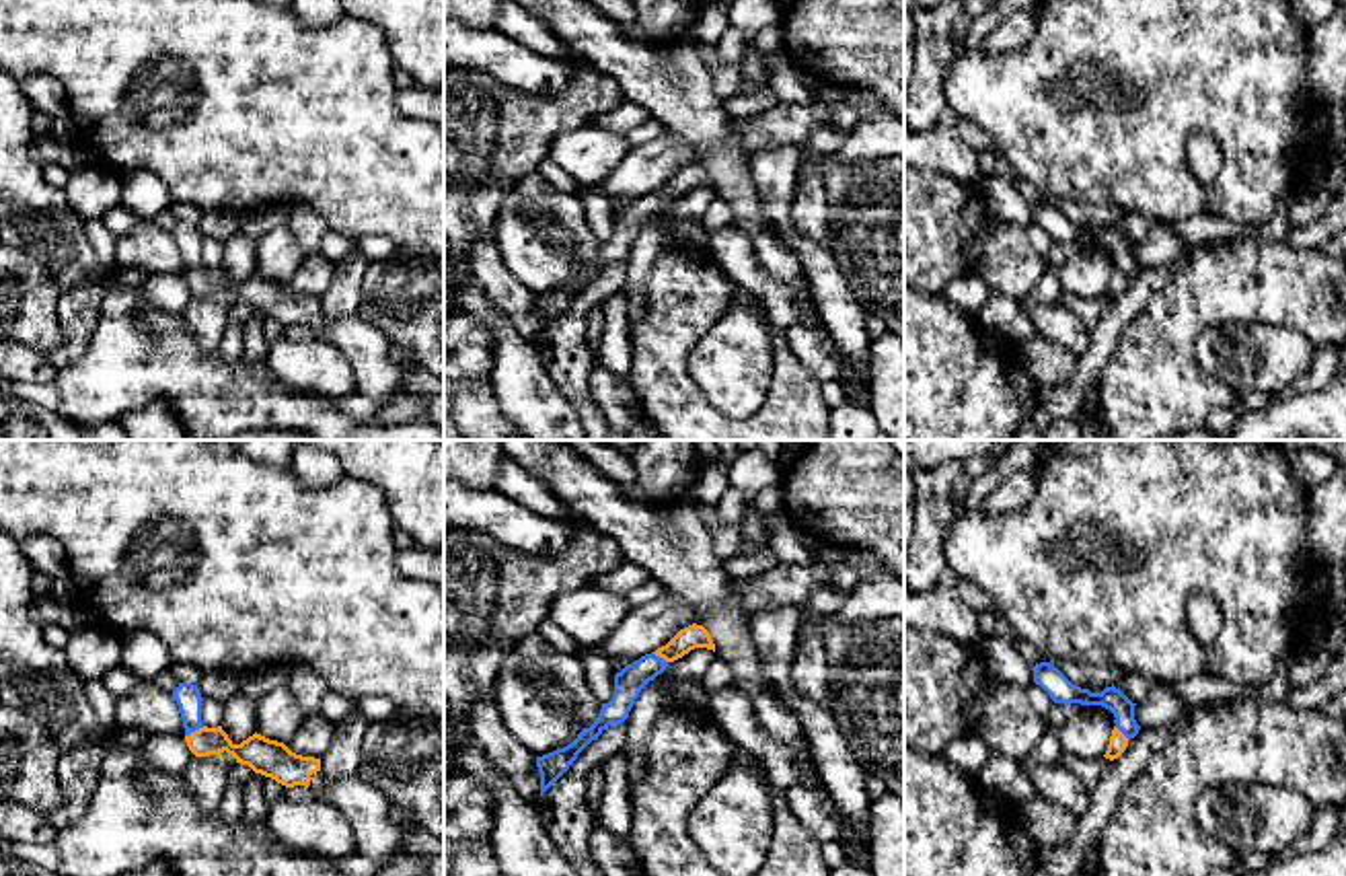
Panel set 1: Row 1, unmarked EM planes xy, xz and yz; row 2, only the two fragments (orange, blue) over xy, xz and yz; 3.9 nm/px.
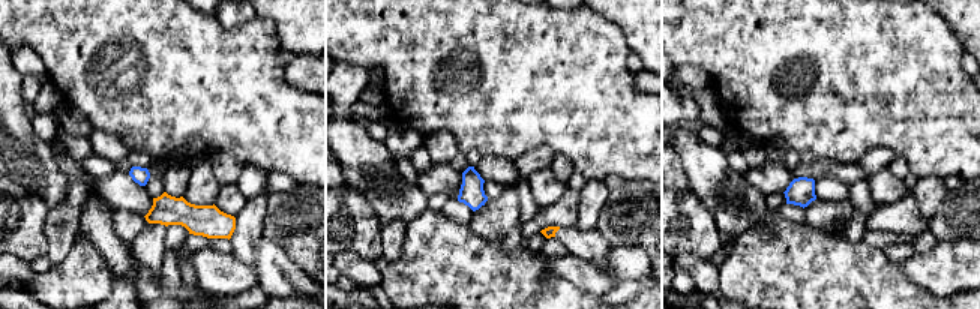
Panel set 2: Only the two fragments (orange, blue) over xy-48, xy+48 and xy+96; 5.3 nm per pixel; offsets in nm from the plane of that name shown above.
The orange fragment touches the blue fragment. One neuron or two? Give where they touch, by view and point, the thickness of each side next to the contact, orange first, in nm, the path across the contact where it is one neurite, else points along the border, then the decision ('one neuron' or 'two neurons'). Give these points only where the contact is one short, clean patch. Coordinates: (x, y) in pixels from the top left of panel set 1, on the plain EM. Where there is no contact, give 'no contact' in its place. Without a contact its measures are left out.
contact xy (196, 270); calibres 120 and 100 nm; way xy (255, 290), (206, 280), (196, 270), (188, 235); one neuron

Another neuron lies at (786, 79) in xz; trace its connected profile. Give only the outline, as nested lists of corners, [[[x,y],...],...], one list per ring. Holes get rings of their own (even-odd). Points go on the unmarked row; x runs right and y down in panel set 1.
[[[785,49],[773,53],[775,64],[771,68],[769,88],[783,103],[814,103],[818,95],[808,90],[801,82],[801,70],[791,62]]]

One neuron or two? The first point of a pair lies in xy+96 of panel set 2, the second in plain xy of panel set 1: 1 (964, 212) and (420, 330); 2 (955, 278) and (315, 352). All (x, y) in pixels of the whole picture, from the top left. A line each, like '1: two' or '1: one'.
1: one
2: one

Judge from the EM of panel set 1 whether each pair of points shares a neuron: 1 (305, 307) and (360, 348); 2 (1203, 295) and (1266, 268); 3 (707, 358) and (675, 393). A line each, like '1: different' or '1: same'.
1: same
2: same
3: different

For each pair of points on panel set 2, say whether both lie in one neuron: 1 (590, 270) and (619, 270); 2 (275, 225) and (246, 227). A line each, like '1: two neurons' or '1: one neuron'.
1: one neuron
2: two neurons

